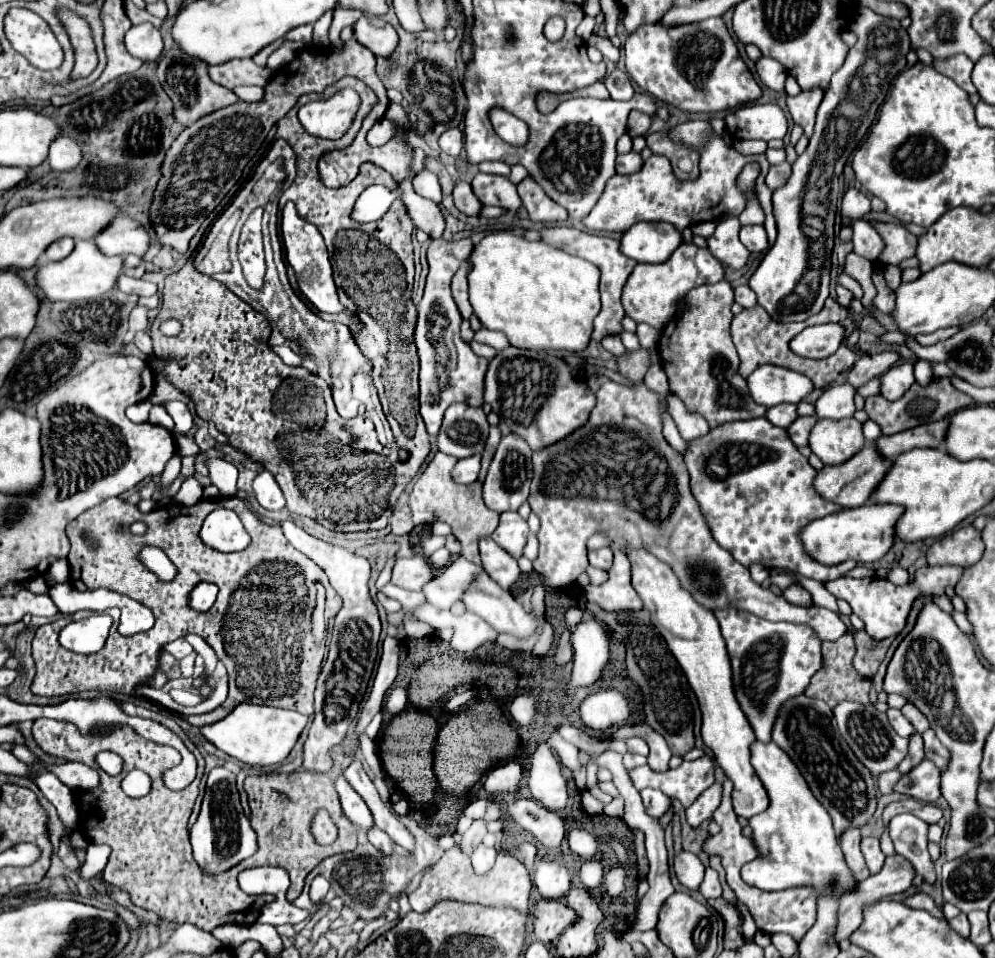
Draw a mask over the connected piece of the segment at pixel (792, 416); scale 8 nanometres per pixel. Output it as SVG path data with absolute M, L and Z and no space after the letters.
M781 403L781 405L775 405L771 409L767 409L767 419L777 425L777 427L783 427L787 429L795 419L797 419L797 405L793 403Z

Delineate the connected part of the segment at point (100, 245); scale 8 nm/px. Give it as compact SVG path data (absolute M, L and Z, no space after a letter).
M115 217L109 227L93 237L95 247L103 255L137 255L141 257L149 247L149 233L131 217Z

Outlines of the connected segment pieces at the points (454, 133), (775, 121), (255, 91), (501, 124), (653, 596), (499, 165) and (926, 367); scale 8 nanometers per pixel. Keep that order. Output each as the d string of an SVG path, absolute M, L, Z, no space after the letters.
M447 129L439 139L439 147L451 157L459 157L463 149L463 133L459 129Z
M745 105L725 117L727 131L733 139L783 139L787 117L779 105Z
M237 87L233 93L237 93L241 101L259 101L263 97L263 87Z
M493 109L489 117L491 117L491 123L493 123L497 135L505 143L515 145L515 147L521 147L521 145L527 143L529 129L527 129L527 125L521 119L517 119L515 115L509 115L503 109Z
M627 549L627 553L633 569L633 587L641 595L645 609L651 611L655 627L663 635L667 647L685 671L687 681L697 695L703 713L703 741L713 751L715 761L723 767L723 771L735 785L733 809L739 817L749 819L767 809L767 791L751 765L751 743L755 741L755 735L745 715L741 715L737 699L733 699L731 663L725 649L725 641L719 631L719 623L711 611L693 601L693 597L681 587L677 575L671 571L669 565L661 563L657 557L641 549Z
M483 161L483 163L479 163L479 171L493 173L493 175L509 175L511 167L503 161Z
M919 359L919 361L915 363L915 379L917 379L919 385L929 385L929 383L935 379L933 367L931 367L927 361Z

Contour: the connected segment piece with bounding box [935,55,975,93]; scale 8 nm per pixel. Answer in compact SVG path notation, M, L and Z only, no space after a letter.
M955 55L953 59L945 59L945 61L935 61L935 69L947 75L949 79L953 79L967 93L975 93L975 85L971 81L973 61L967 59L965 55Z

